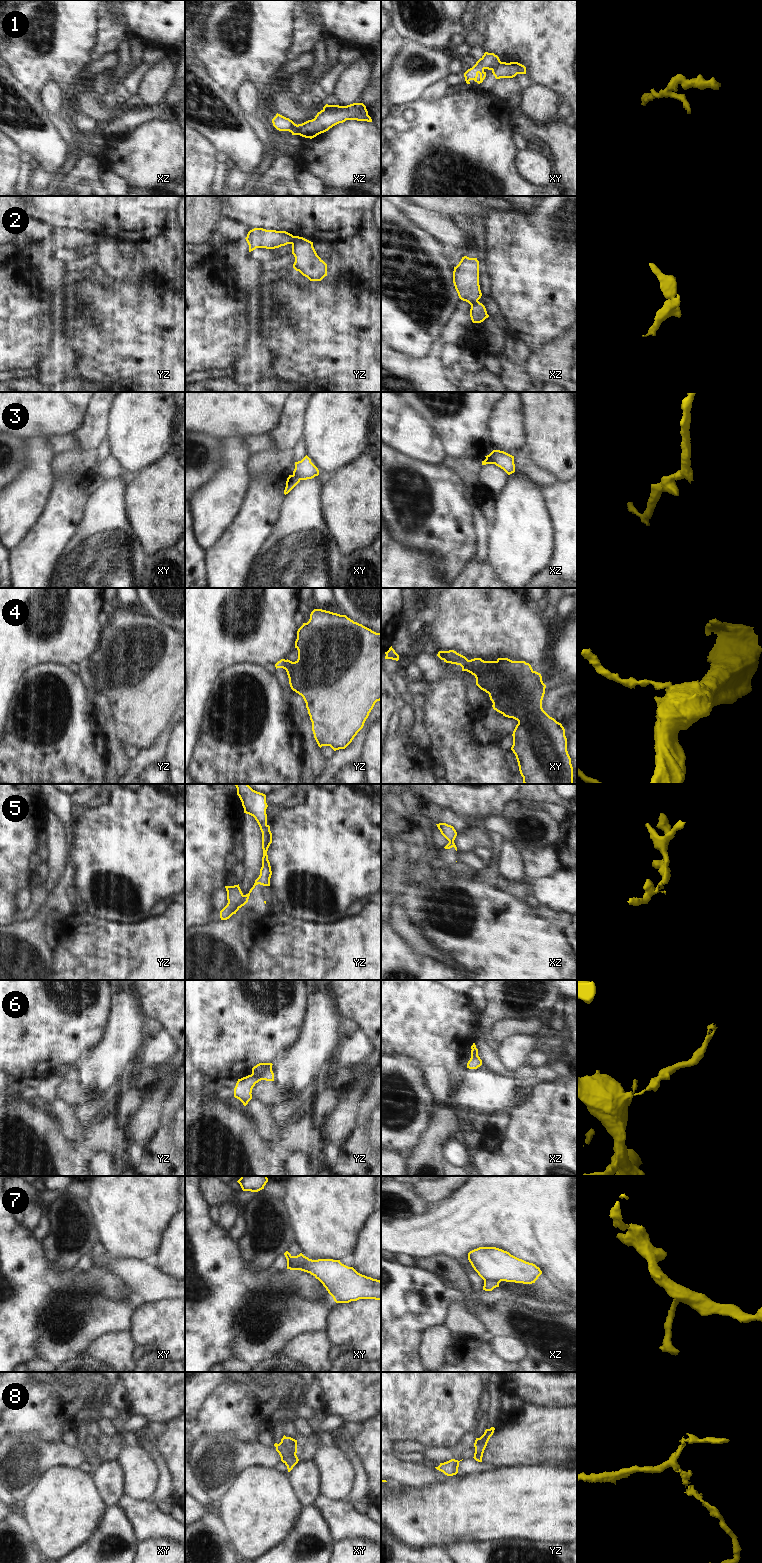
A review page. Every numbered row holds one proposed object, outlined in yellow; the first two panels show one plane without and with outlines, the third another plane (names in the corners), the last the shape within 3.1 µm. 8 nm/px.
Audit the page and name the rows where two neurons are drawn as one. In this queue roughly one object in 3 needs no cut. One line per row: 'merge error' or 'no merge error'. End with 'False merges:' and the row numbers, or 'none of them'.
1: merge error
2: merge error
3: merge error
4: merge error
5: merge error
6: merge error
7: merge error
8: merge error
False merges: 1, 2, 3, 4, 5, 6, 7, 8

